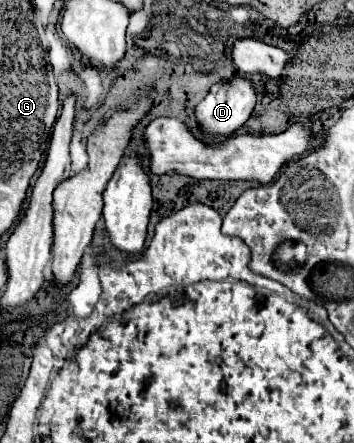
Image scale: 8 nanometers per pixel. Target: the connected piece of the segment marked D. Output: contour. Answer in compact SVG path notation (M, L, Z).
M234 75L228 81L220 81L220 83L212 85L206 99L200 101L196 107L196 119L204 133L228 137L230 133L234 133L238 127L242 127L248 121L248 117L254 111L254 105L256 105L256 91L254 91L252 81Z

